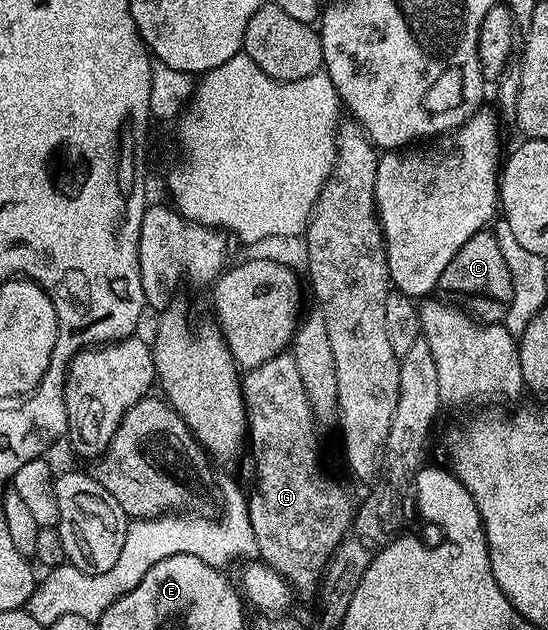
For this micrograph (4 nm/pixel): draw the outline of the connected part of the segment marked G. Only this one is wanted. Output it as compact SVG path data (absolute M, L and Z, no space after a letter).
M283 352L275 356L272 360L268 360L264 364L260 364L255 370L245 371L242 378L242 395L246 401L246 420L248 423L248 454L254 457L254 482L258 485L258 494L250 494L248 505L250 507L250 523L252 524L252 532L254 539L258 545L256 554L261 561L267 566L271 566L279 576L288 583L295 595L303 594L304 597L310 598L319 593L322 585L322 576L326 573L326 566L330 559L334 557L336 548L342 543L342 537L348 532L352 521L352 502L350 506L350 498L346 495L346 490L334 478L326 475L326 470L322 467L322 454L318 451L318 433L319 427L314 420L314 413L308 402L306 389L304 388L304 380L300 380L300 368L296 368L296 360L293 353Z

